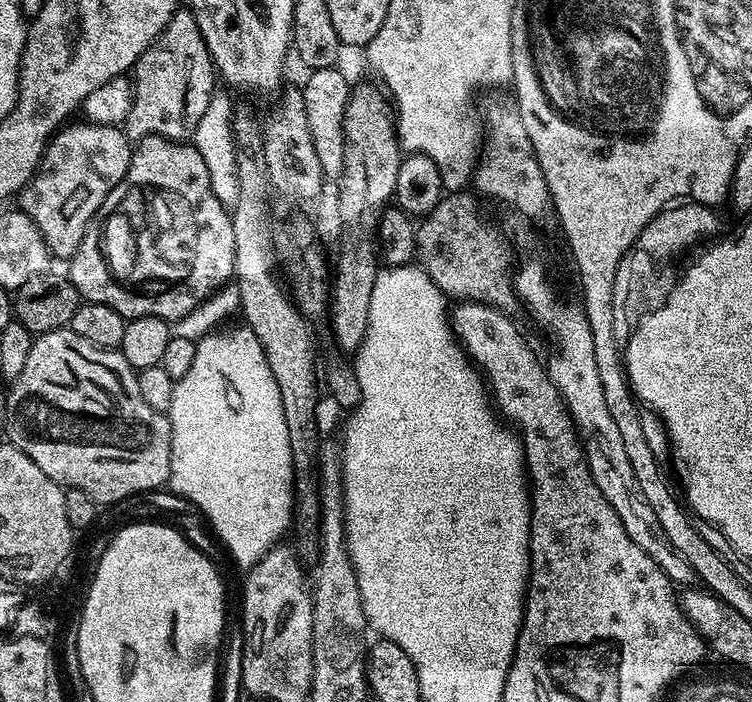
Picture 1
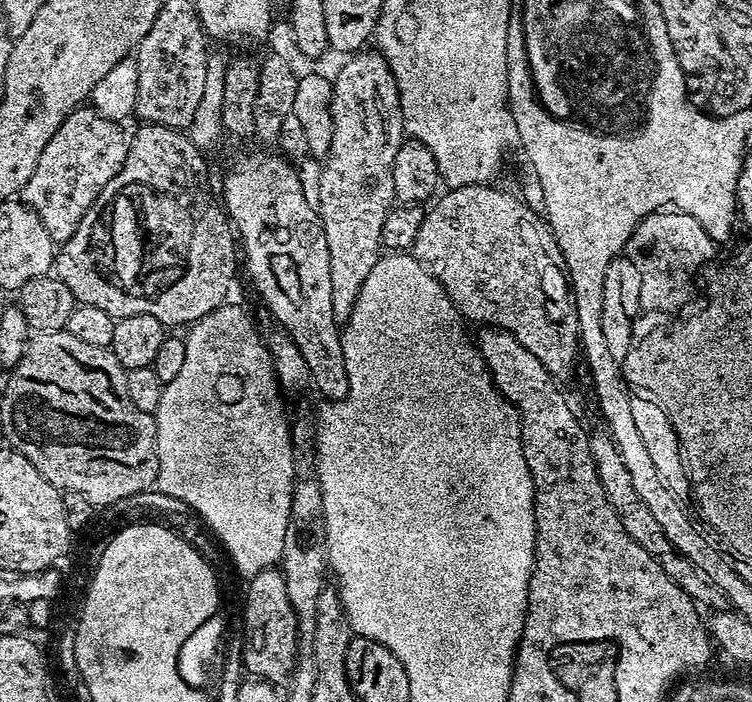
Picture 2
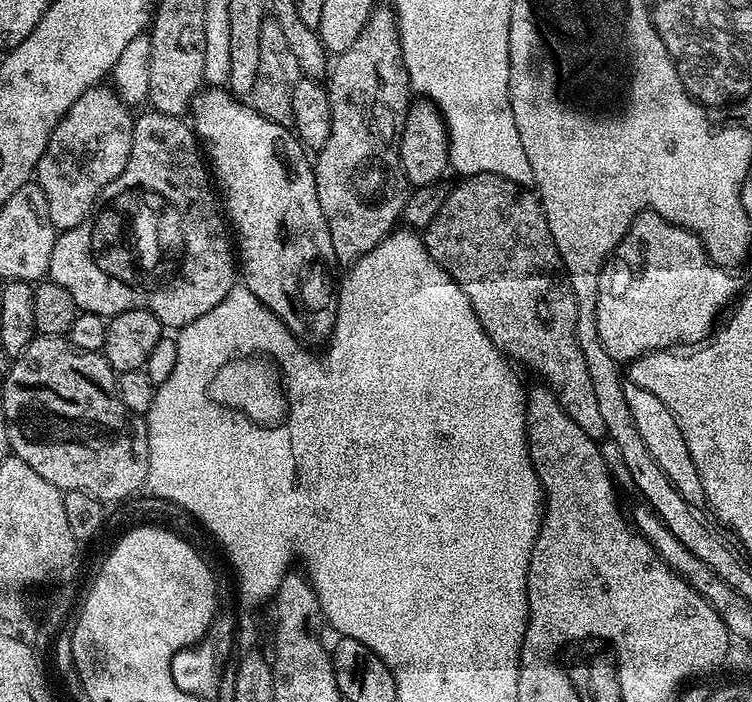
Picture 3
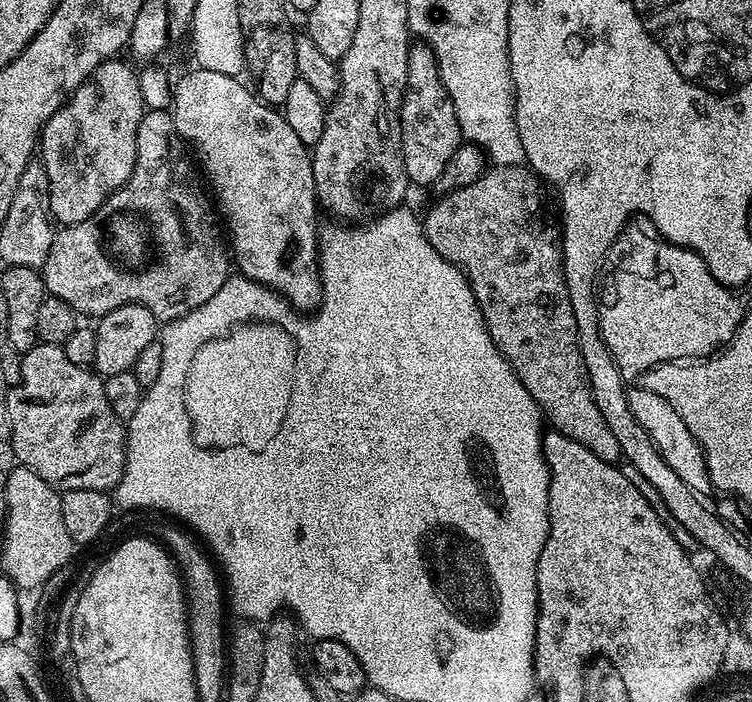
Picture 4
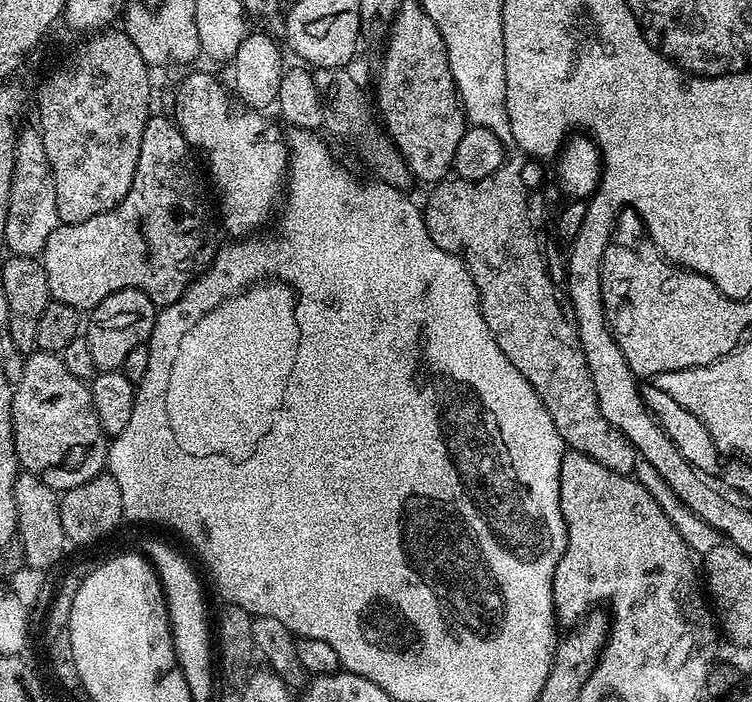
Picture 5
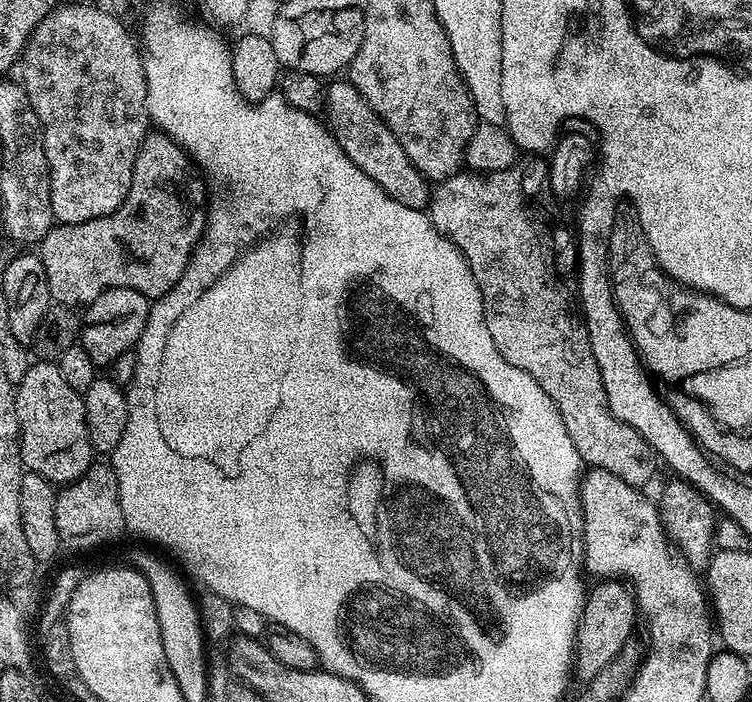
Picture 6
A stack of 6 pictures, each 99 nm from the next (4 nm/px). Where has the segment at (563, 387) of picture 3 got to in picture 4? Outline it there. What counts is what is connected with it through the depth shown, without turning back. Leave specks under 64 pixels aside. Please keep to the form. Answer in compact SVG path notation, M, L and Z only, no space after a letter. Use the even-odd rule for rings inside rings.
M527 166L489 167L477 181L436 200L438 202L429 210L428 217L423 217L424 233L430 246L434 246L446 262L456 265L467 276L494 346L498 346L500 353L510 362L522 386L530 390L543 419L547 423L549 420L552 423L549 425L566 438L582 442L582 446L586 446L590 454L598 454L602 462L616 464L621 459L618 438L614 438L610 426L606 426L602 414L598 414L598 402L594 402L590 378L576 342L578 330L574 322L574 306L570 306L570 294L564 281L562 256L557 245L555 248L540 229L539 187L537 177Z

